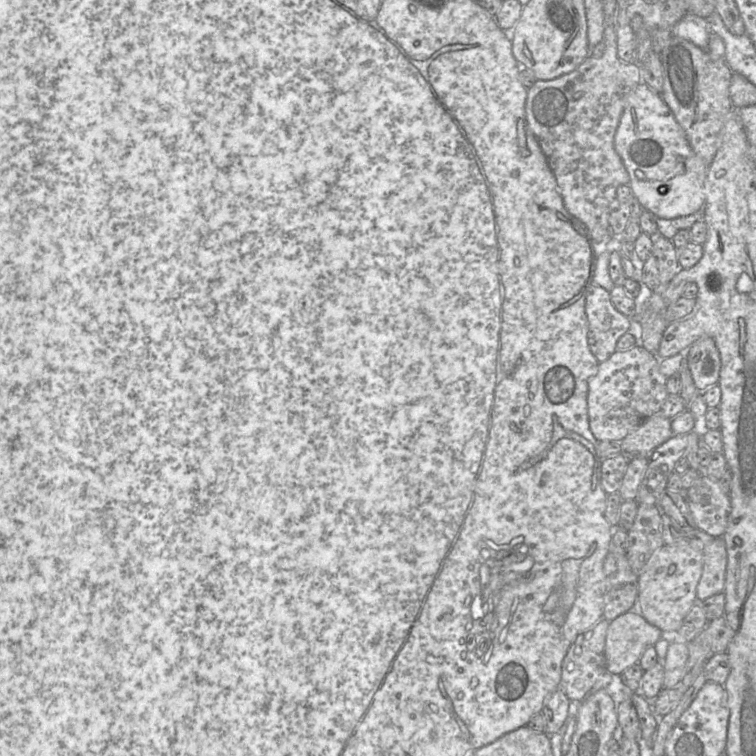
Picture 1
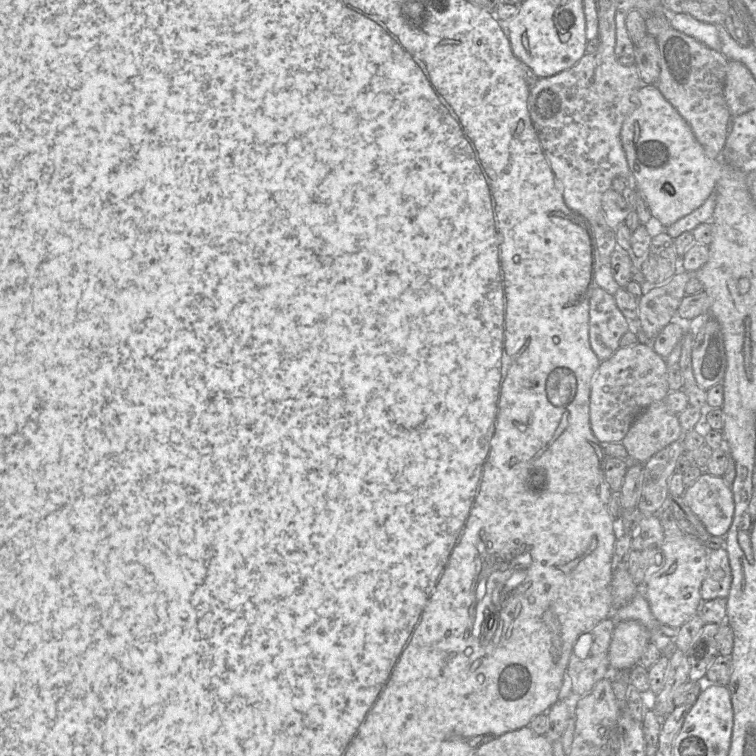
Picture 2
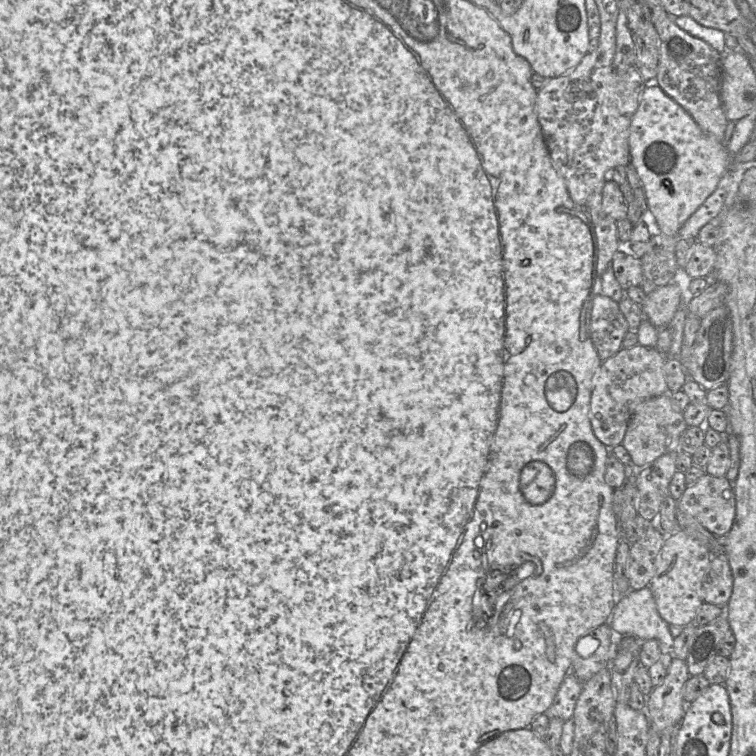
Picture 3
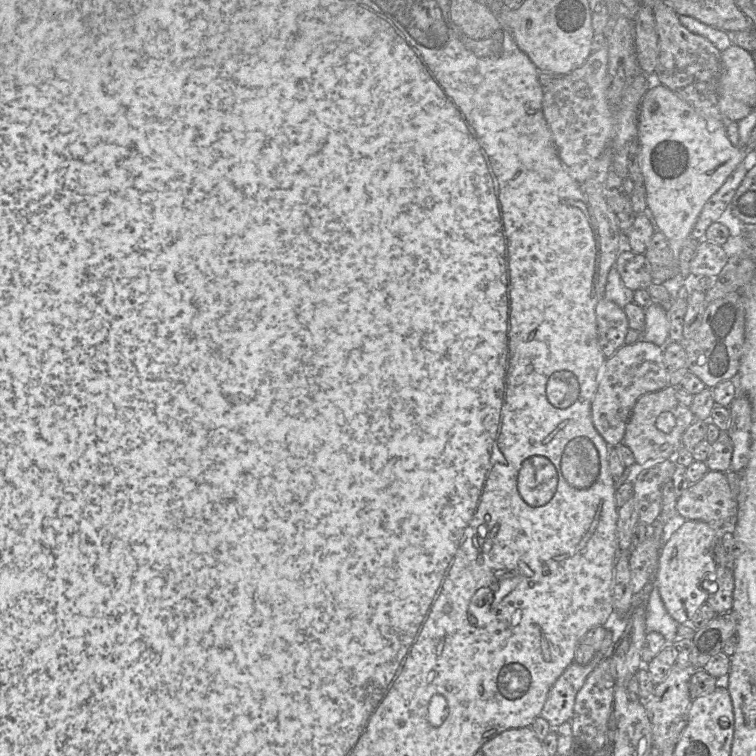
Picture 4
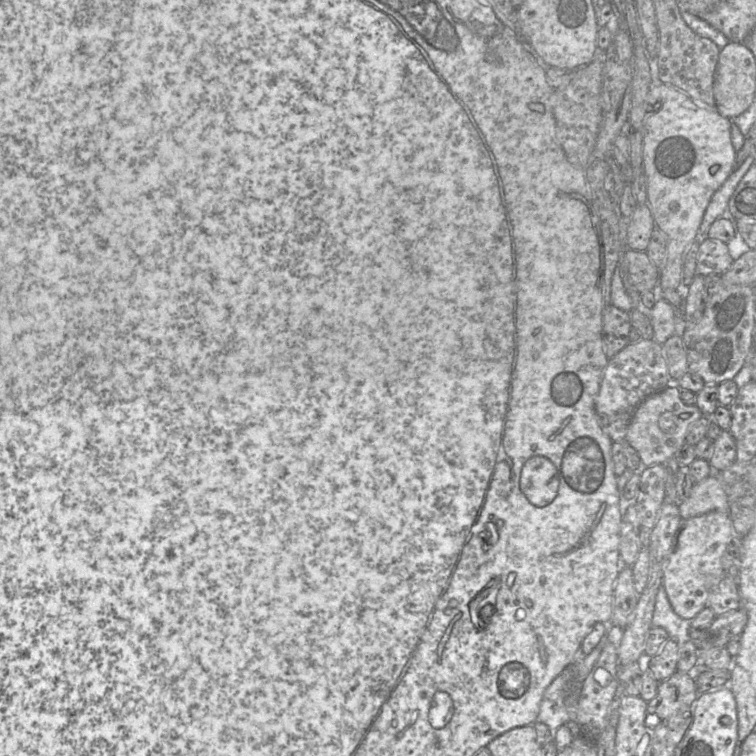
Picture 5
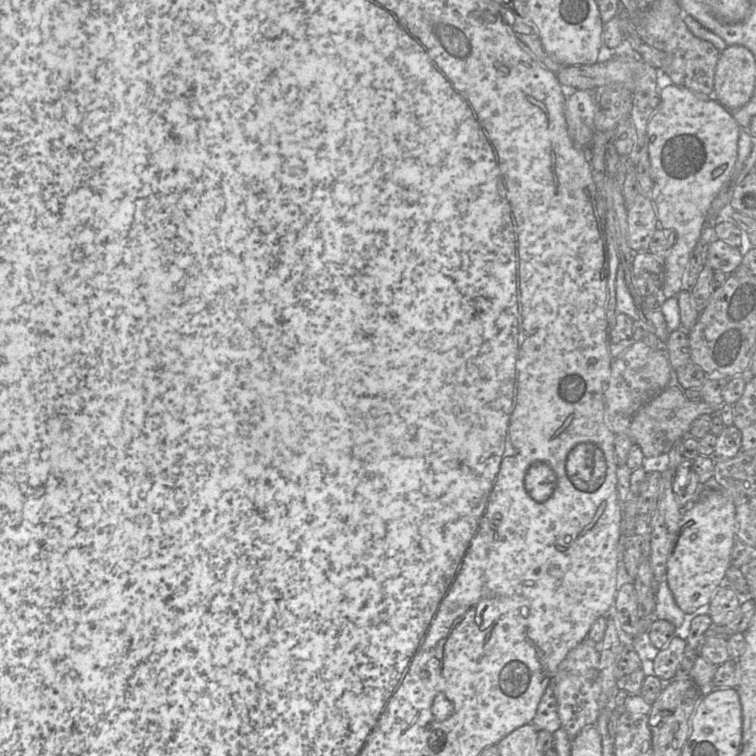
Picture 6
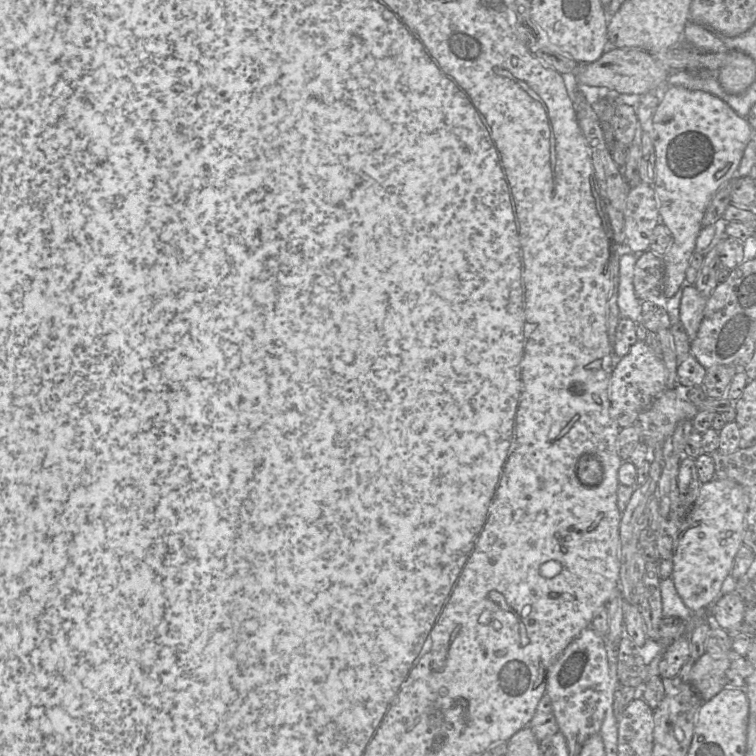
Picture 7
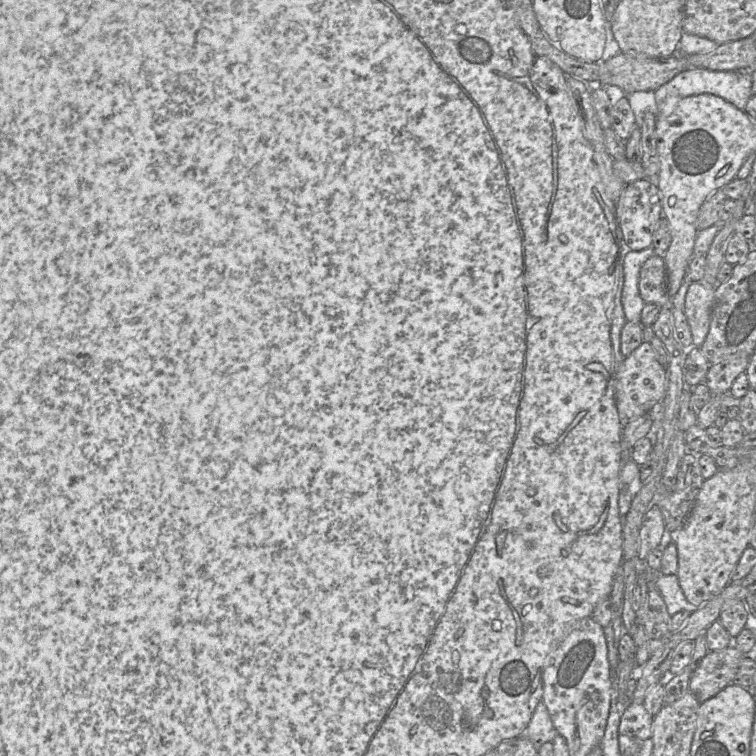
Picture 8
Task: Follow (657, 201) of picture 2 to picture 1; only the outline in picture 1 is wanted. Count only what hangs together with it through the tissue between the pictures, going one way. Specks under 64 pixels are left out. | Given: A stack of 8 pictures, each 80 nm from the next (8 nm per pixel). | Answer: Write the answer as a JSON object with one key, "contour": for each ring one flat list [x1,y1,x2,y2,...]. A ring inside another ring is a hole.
{"contour":[[640,82,627,98,614,135,614,148,630,177,629,185,633,195,644,210,658,218,674,219,689,216,699,209,704,209,708,166,692,150,683,129,664,102,662,95,653,91,644,82],[636,170,642,171,643,179,636,177]]}

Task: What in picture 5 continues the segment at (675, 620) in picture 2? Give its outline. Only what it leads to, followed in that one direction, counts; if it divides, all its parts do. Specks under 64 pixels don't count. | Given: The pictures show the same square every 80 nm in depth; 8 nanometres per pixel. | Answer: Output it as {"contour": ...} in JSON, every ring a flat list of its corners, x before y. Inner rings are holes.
{"contour":[[711,511,681,521,671,544,664,568,662,586,676,614,692,620,706,607,709,594,725,576,722,557,734,536,729,513]]}

